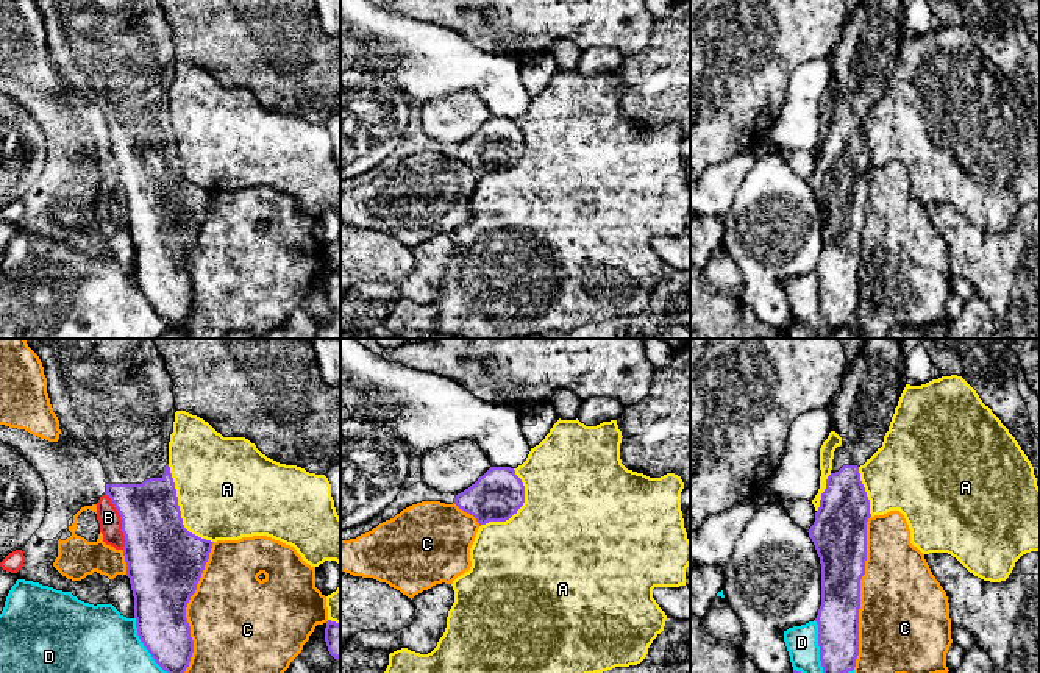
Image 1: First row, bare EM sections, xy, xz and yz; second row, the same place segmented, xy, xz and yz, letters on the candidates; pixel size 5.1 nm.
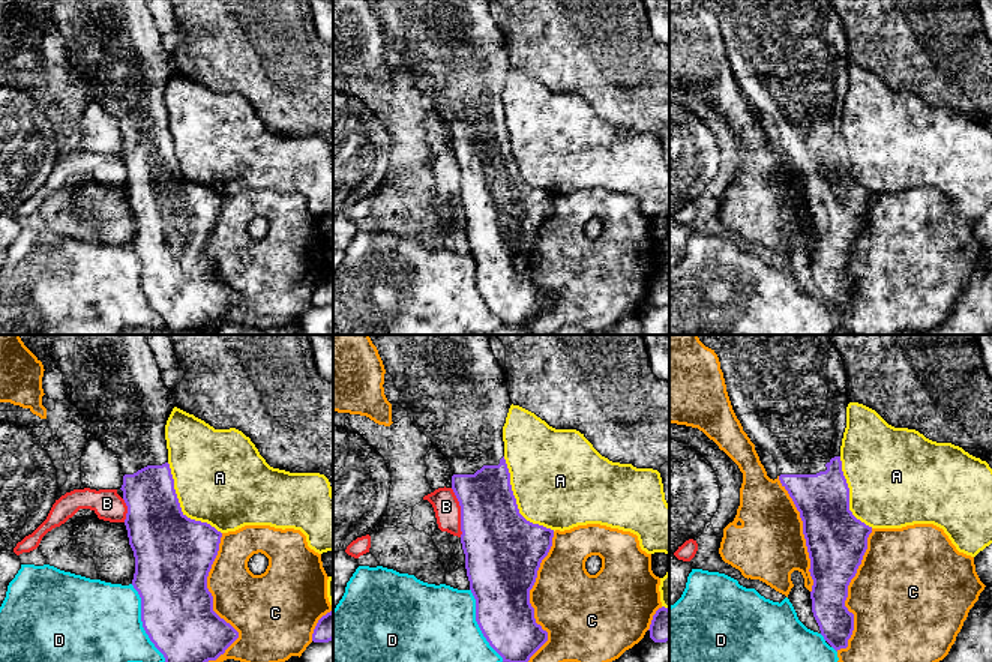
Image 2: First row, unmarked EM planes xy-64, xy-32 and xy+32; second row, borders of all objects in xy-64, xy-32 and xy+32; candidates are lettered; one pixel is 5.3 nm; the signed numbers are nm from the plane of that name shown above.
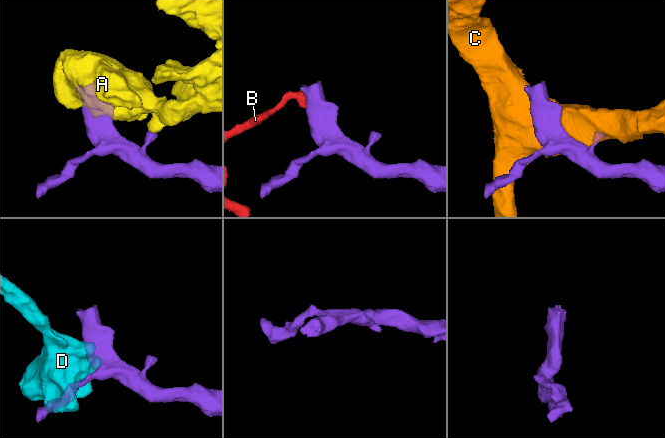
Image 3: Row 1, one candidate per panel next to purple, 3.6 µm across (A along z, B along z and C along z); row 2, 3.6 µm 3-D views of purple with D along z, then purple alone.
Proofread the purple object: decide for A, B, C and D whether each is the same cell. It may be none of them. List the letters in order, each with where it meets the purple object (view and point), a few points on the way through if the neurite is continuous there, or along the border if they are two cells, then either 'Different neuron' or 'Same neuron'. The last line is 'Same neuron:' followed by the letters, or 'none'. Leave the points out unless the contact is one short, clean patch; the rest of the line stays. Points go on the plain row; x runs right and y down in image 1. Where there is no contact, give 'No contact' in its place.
A: Touches purple at xy (178, 160). Different neuron
B: Touches purple at xy (121, 169). Boundary: xy (105, 142), (119, 166), (124, 199). Different neuron
C: Touches purple at yz (859, 242). Different neuron
D: Touches purple at yz (820, 303). Different neuron
Same neuron: none

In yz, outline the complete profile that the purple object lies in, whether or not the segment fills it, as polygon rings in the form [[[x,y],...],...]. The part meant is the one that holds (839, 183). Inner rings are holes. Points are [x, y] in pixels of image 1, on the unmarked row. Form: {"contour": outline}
{"contour": [[[860,0],[843,20],[840,37],[828,58],[831,81],[842,87],[842,95],[834,101],[832,120],[826,130],[815,172],[807,181],[821,214],[821,256],[815,272],[818,275],[823,326],[810,329],[793,320],[785,329],[790,339],[823,339],[856,317],[860,230],[865,225],[867,211],[867,172],[871,167],[870,150],[860,131],[859,117],[882,97],[906,34],[903,0]]]}

